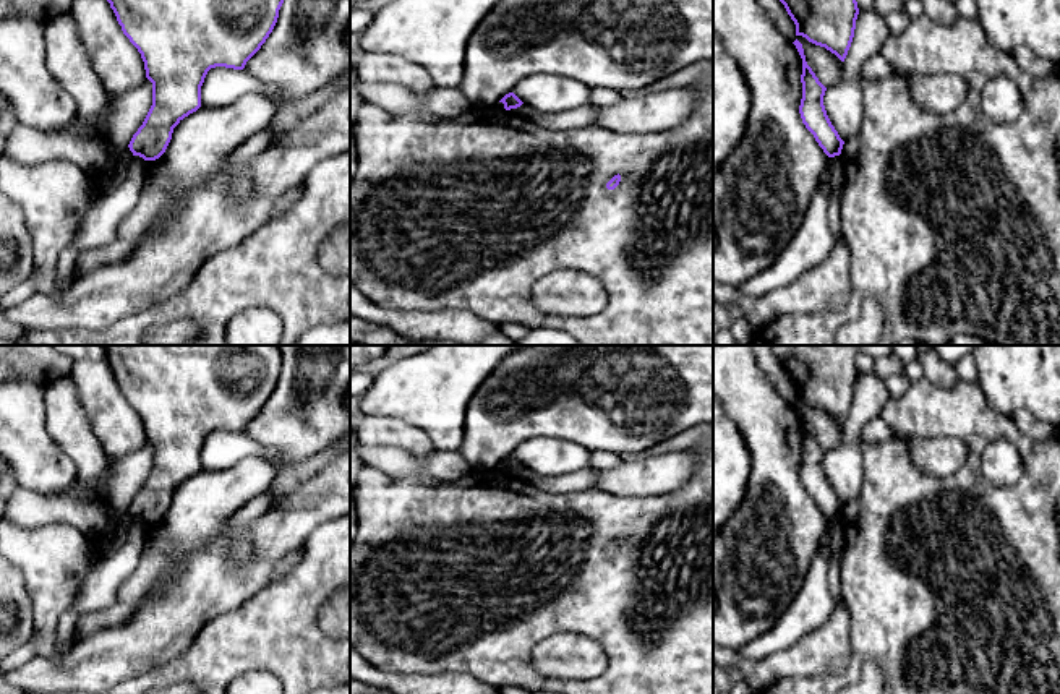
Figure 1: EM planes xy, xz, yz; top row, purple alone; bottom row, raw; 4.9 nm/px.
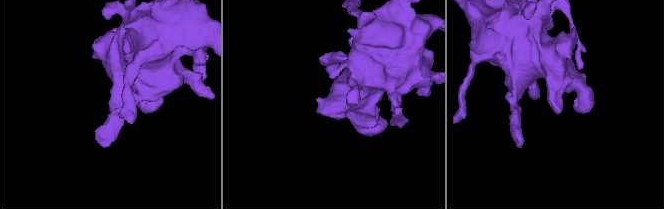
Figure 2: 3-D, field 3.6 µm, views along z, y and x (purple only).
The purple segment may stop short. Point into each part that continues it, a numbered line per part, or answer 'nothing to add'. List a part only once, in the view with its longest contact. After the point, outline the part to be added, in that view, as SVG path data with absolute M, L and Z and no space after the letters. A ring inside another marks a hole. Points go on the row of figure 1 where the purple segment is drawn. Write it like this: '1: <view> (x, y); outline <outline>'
nothing to add

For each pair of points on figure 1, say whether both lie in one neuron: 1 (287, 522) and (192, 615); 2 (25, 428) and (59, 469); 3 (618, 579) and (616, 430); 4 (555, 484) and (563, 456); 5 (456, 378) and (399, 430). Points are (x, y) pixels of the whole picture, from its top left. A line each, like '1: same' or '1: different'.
1: same
2: same
3: different
4: different
5: different

